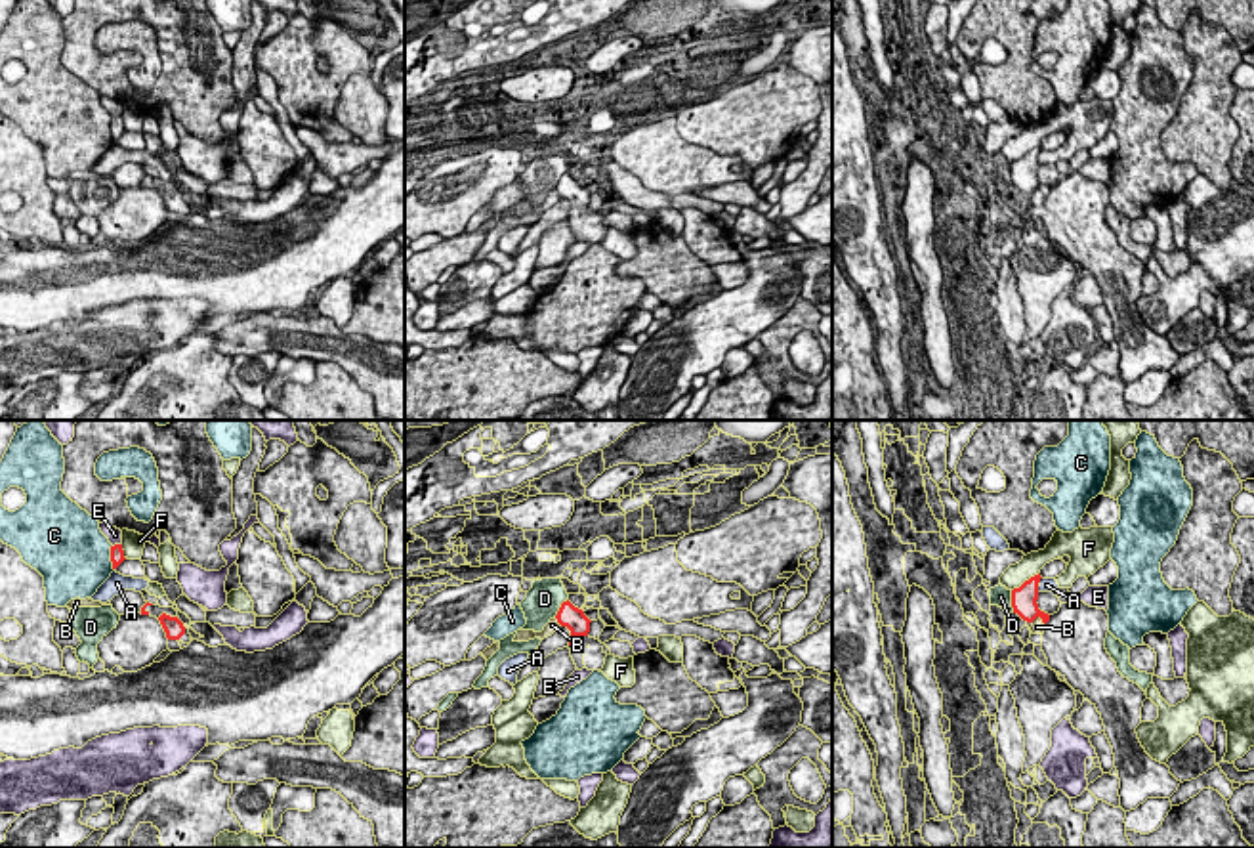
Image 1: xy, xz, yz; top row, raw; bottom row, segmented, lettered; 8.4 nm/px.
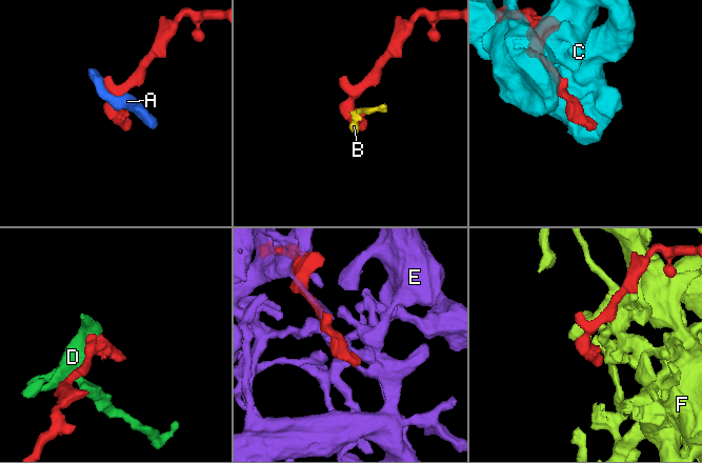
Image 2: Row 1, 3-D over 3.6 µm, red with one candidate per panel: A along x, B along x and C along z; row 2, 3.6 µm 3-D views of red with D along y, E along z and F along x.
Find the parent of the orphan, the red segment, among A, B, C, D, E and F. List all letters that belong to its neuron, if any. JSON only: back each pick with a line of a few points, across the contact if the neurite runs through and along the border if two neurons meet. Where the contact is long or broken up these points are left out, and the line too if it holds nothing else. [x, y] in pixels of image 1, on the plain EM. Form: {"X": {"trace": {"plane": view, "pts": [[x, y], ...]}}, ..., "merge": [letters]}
{"merge": []}

